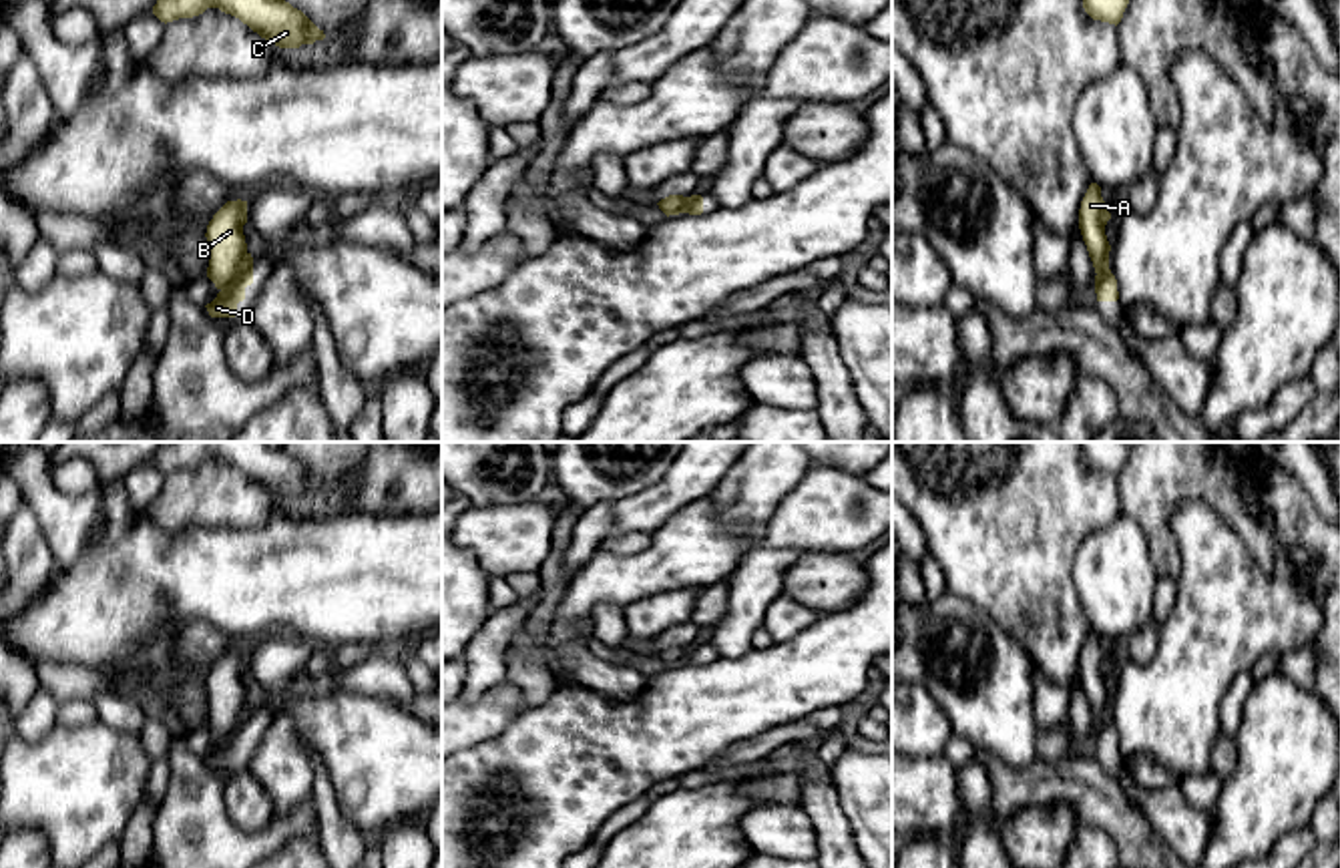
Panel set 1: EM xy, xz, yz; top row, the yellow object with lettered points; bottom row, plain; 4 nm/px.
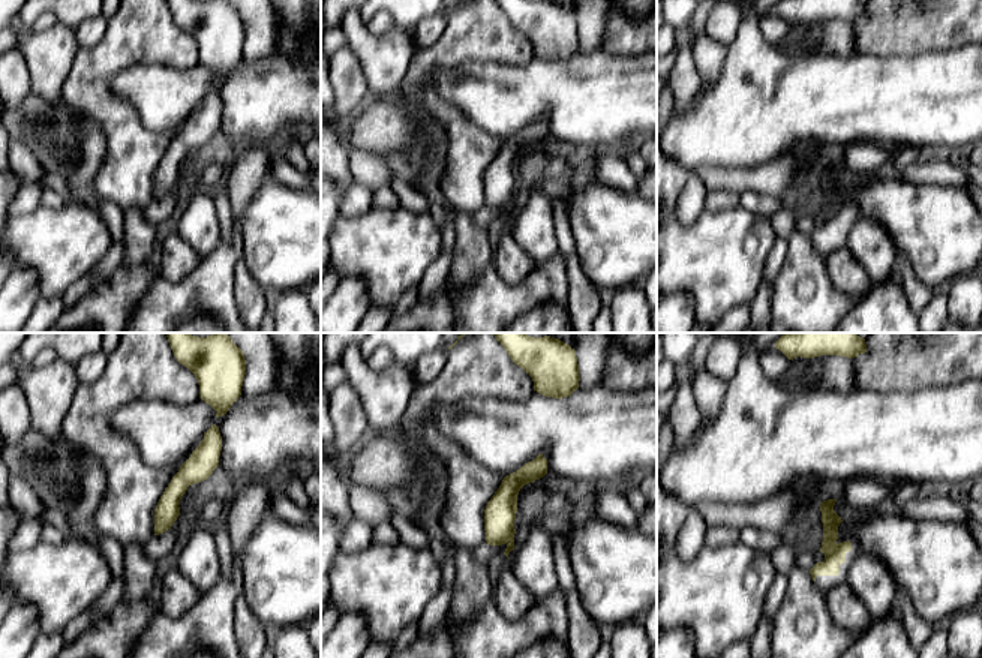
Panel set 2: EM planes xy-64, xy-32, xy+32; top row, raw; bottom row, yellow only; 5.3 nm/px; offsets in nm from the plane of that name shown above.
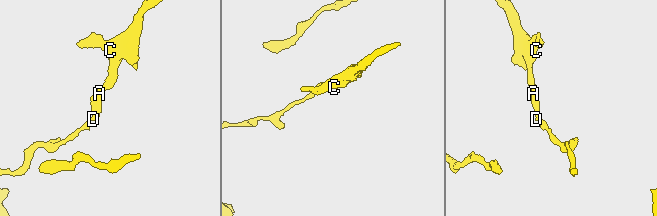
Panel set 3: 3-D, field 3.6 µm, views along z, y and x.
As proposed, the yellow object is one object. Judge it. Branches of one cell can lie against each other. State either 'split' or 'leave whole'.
split

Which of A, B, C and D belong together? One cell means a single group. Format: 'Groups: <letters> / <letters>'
Groups: A B C / D

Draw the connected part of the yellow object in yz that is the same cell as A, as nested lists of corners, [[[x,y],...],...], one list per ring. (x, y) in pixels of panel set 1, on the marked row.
[[[1091,183],[1079,209],[1079,229],[1093,261],[1095,273],[1109,269],[1111,245],[1105,235],[1105,225],[1111,213],[1101,197],[1101,187]]]

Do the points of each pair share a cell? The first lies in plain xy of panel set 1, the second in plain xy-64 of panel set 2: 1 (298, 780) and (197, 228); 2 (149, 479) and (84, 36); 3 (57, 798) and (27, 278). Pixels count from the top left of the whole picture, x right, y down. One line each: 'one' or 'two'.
1: one
2: one
3: two

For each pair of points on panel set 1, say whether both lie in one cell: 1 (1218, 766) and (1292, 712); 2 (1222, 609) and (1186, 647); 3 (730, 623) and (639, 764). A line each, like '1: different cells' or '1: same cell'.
1: different cells
2: same cell
3: different cells

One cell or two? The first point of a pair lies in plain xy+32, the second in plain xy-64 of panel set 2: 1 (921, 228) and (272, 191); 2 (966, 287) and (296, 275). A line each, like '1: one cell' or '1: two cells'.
1: one cell
2: two cells

